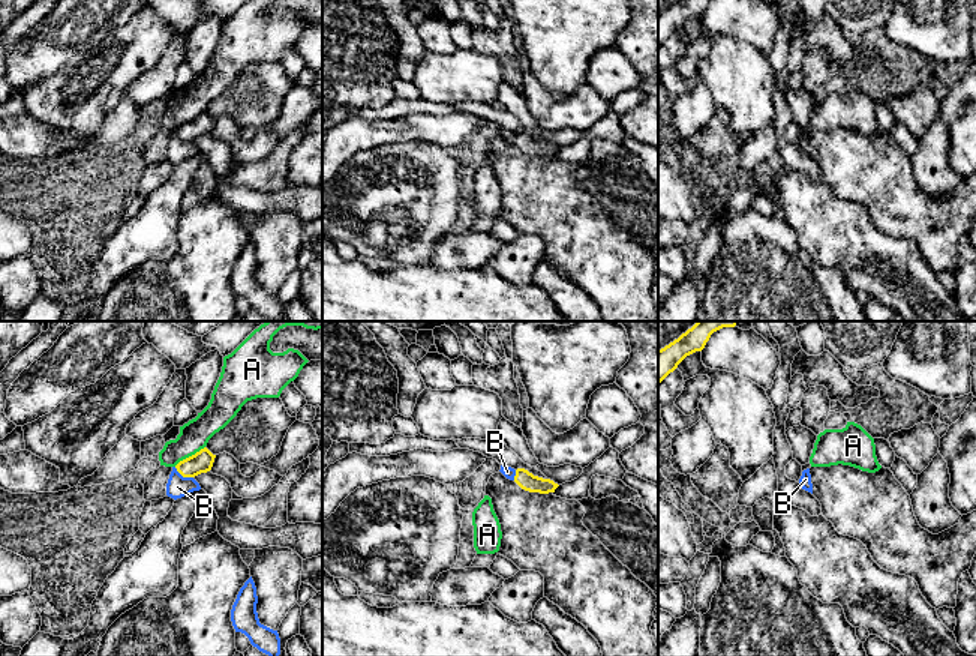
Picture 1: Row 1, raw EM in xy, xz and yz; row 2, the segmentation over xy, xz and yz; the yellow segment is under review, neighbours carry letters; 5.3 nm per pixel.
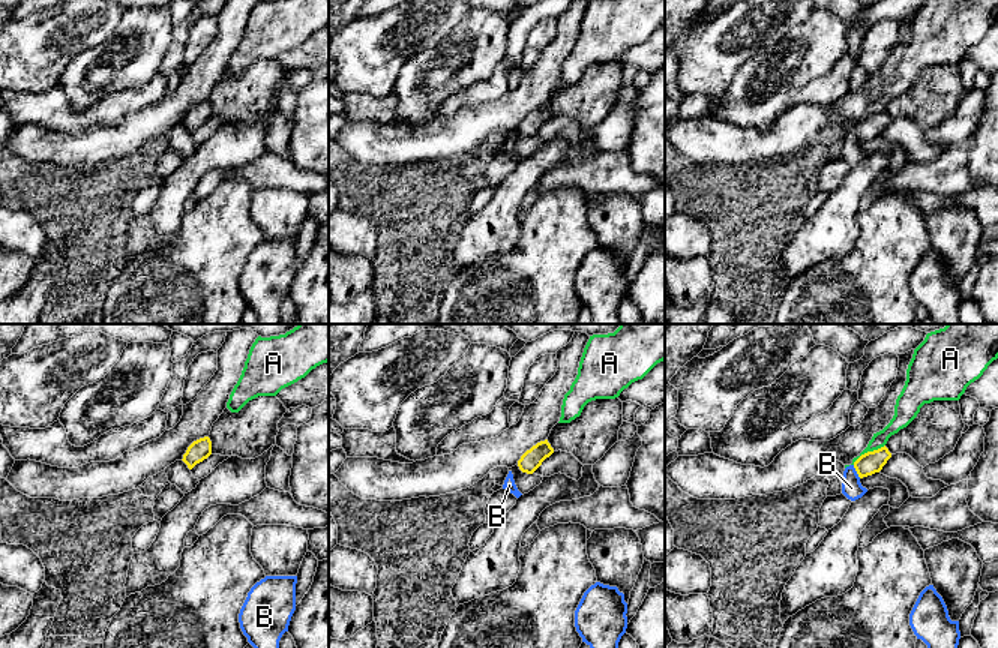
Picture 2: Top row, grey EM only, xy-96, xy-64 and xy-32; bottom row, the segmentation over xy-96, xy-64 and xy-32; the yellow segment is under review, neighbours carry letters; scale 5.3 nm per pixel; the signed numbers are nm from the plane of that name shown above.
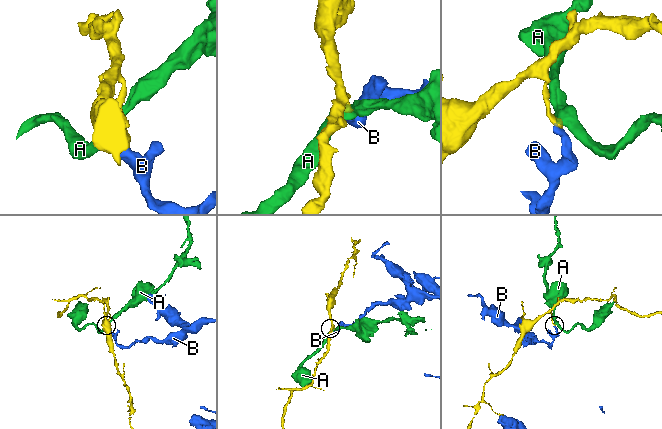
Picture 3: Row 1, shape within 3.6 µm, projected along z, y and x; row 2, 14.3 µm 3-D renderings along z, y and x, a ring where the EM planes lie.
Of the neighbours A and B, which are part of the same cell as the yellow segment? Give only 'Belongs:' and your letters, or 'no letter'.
Belongs: no letter

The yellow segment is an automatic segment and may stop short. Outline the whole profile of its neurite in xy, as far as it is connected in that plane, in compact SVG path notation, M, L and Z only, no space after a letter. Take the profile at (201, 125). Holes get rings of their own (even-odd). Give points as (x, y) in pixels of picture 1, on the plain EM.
M207 111L180 125L175 132L183 141L195 141L211 134L216 119Z

